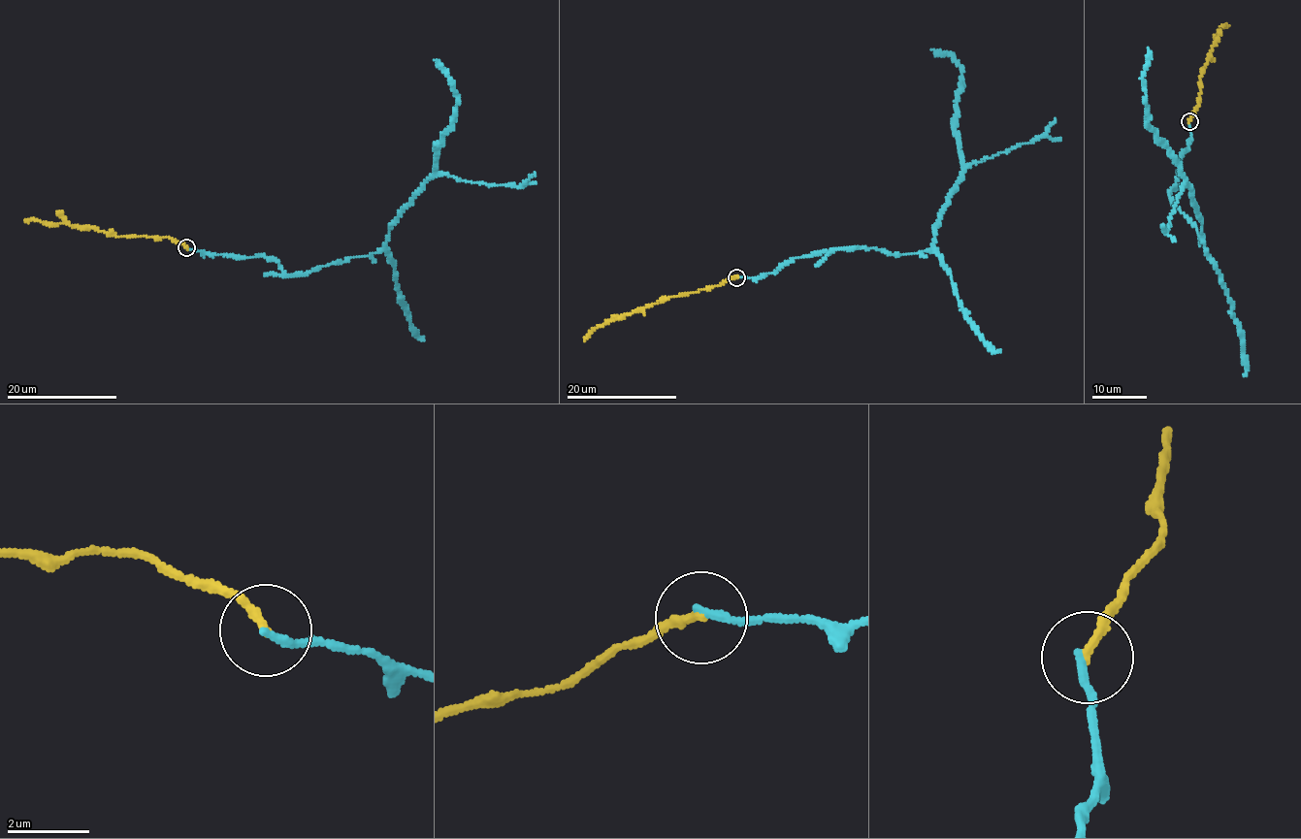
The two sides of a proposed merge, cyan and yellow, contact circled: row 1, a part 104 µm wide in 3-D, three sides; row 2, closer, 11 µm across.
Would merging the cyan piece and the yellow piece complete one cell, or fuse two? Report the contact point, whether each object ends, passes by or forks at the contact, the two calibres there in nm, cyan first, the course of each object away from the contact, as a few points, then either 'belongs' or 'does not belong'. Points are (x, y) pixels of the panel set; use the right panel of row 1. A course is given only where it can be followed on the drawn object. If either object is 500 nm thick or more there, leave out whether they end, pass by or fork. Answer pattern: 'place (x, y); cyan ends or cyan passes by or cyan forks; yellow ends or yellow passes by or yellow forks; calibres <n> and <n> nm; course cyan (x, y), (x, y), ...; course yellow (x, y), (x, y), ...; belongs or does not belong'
place (1189, 121); cyan ends; yellow ends; calibres 200 and 220 nm; course cyan (1189, 121), (1188, 149), (1169, 193), (1201, 238), (1191, 185), (1147, 123), (1147, 48); course yellow (1189, 121), (1199, 105), (1200, 76), (1216, 43), (1215, 36), (1224, 25), (1228, 26); belongs

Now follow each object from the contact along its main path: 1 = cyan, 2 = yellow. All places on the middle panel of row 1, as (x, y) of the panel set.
1: (737, 276), (835, 249), (932, 247), (939, 210), (962, 170), (954, 118), (960, 75), (953, 53), (931, 48)
2: (737, 276), (717, 287), (667, 297), (606, 321), (584, 341)

